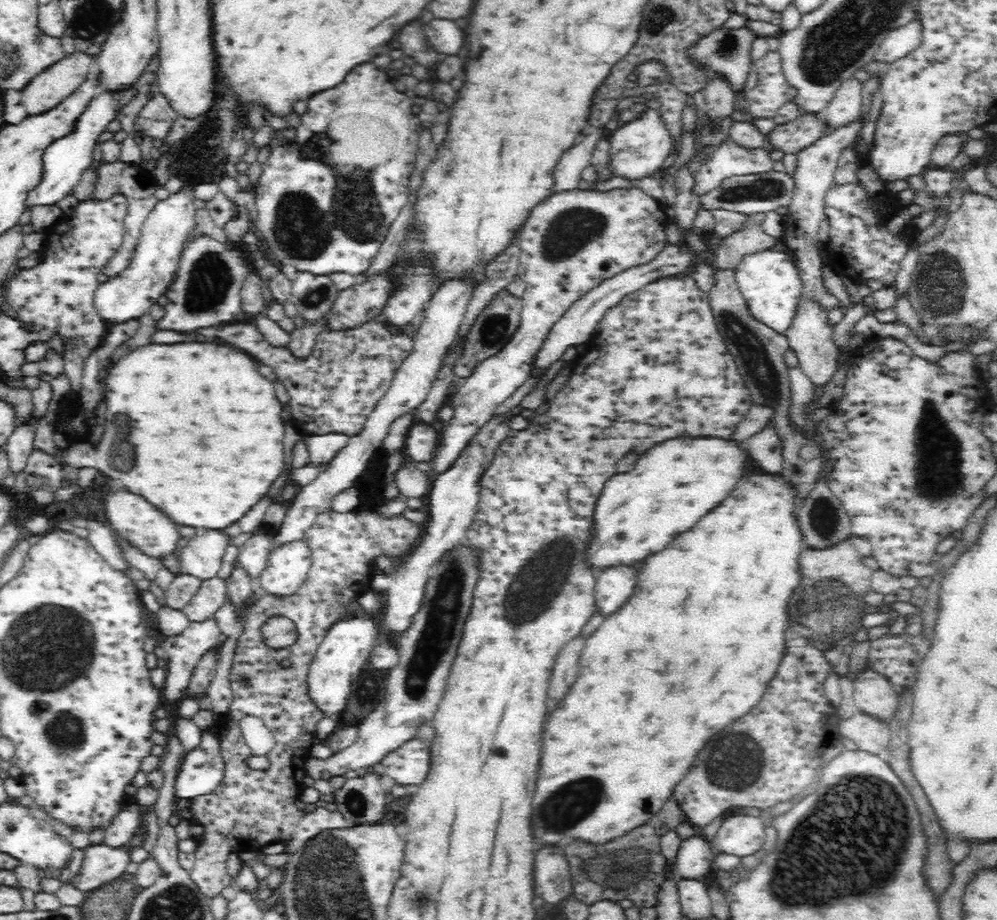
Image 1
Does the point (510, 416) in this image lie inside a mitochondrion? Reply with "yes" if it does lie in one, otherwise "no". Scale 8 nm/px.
no

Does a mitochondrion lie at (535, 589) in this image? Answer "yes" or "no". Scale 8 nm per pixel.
yes

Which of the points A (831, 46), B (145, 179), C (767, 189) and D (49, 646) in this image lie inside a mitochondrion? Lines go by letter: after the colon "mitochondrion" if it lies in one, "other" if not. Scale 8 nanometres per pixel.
A: mitochondrion
B: other
C: mitochondrion
D: mitochondrion

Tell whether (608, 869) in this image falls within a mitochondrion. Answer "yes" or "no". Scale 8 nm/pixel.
yes

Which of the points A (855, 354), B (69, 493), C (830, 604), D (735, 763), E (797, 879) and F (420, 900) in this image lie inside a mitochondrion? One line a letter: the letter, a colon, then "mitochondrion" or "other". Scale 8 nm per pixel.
A: other
B: other
C: mitochondrion
D: mitochondrion
E: mitochondrion
F: mitochondrion

